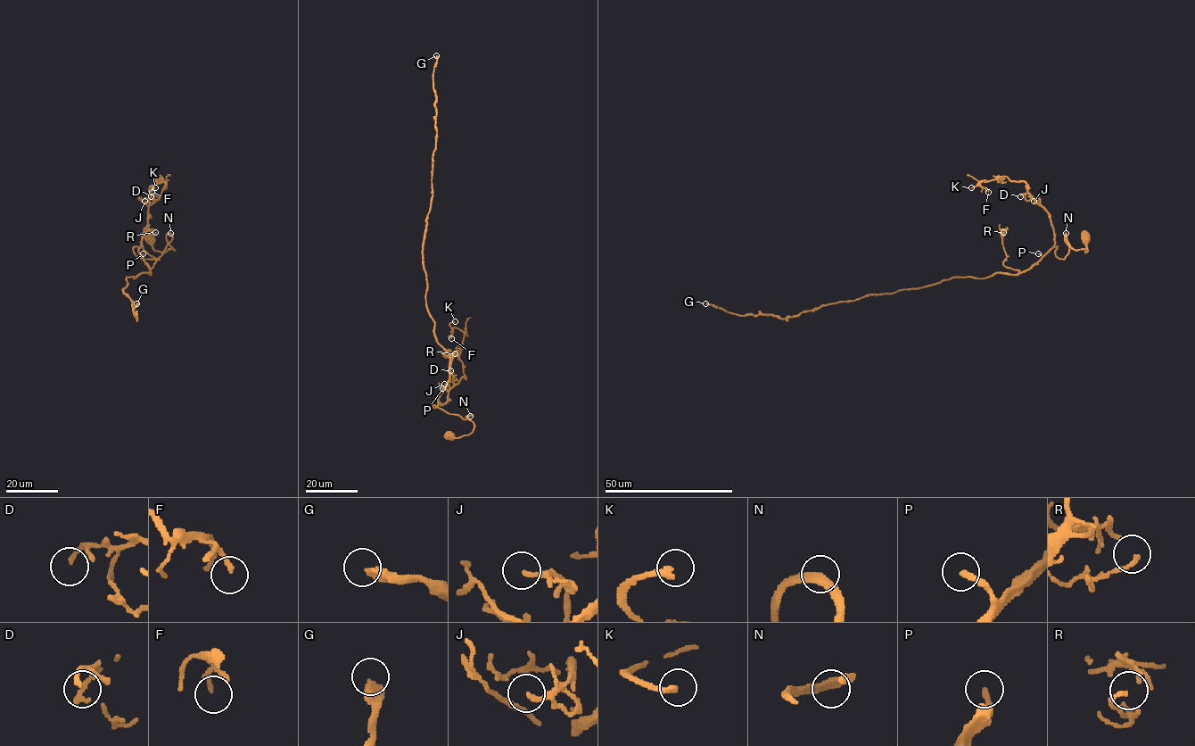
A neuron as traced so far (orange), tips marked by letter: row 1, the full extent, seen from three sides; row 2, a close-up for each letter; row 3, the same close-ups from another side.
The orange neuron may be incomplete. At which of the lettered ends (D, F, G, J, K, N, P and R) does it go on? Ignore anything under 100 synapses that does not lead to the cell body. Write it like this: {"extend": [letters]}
{"extend": ["G"]}

